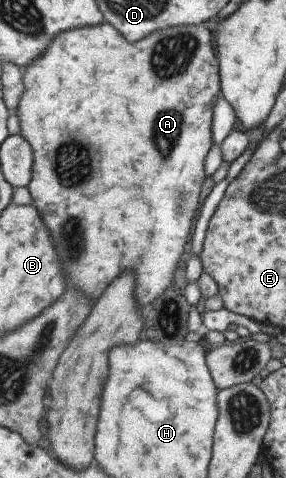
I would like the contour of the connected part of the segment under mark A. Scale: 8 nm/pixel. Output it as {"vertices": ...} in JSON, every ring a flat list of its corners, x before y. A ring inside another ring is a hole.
{"vertices":[[100,24,94,28,80,28,62,32,46,50,34,59,22,71,23,96,19,98,16,116,19,120,19,135,28,142,33,156,31,177,25,186,30,193,31,205,36,209,40,220,44,222,52,246,56,250,60,272,64,272,66,282,86,294,90,300,96,300,104,292,104,288,120,276,122,272,134,274,134,300,138,306,150,304,156,296,160,296,173,281,174,270,179,266,178,260,192,222,198,216,199,188,204,182,204,157,213,144,211,137,212,107,221,96,219,91,218,63,211,47,211,34,204,26,196,28,166,28,142,38,136,44,128,44,110,24]]}

